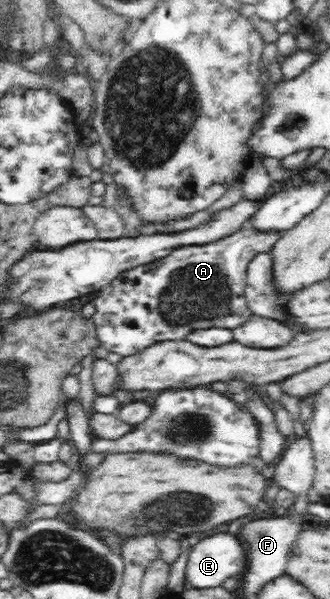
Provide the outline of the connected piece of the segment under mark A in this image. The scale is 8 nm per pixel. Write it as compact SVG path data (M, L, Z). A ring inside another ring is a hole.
M243 226L236 233L230 234L229 236L226 236L218 241L202 245L183 245L174 248L162 259L155 259L150 263L140 264L138 267L133 267L128 271L120 272L114 279L111 279L106 285L103 285L98 290L98 296L92 302L95 308L93 318L94 323L96 324L96 333L98 334L98 339L102 342L102 346L109 352L112 351L112 353L119 353L122 355L122 357L128 357L136 353L140 353L140 351L144 351L146 347L150 347L151 345L161 341L184 340L185 335L192 330L211 327L234 329L234 327L238 327L238 325L246 323L248 319L254 316L254 313L252 313L252 310L250 310L247 305L247 299L244 295L248 262L253 258L253 255L256 255L256 252L270 252L272 246L276 243L276 240L279 237L280 233L260 233L255 229L250 229L247 226Z

